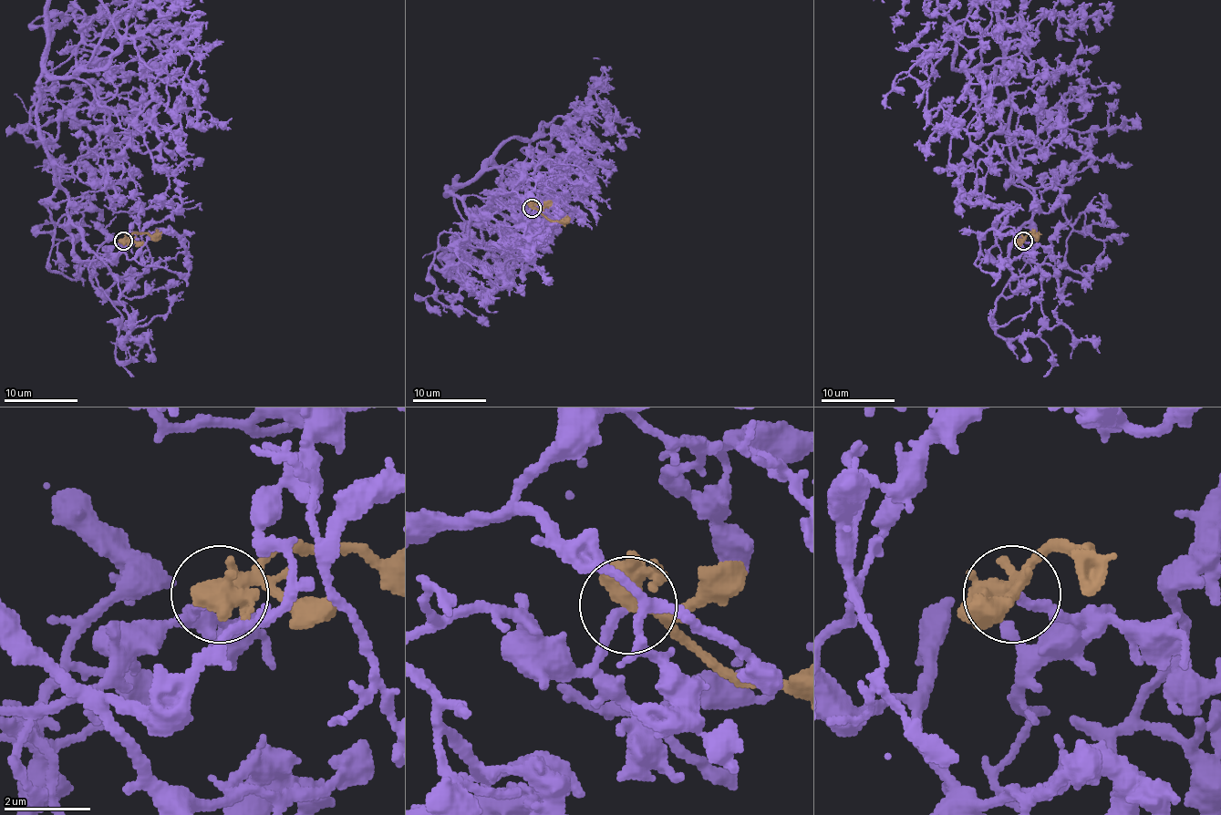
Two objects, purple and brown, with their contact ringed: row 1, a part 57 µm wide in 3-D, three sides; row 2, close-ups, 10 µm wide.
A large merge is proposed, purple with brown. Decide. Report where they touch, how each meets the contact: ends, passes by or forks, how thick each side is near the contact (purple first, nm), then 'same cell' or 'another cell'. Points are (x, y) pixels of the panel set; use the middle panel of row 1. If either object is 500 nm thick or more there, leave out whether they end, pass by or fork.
(532, 208) | purple ends | brown passes by | 200/440 nm | same cell

